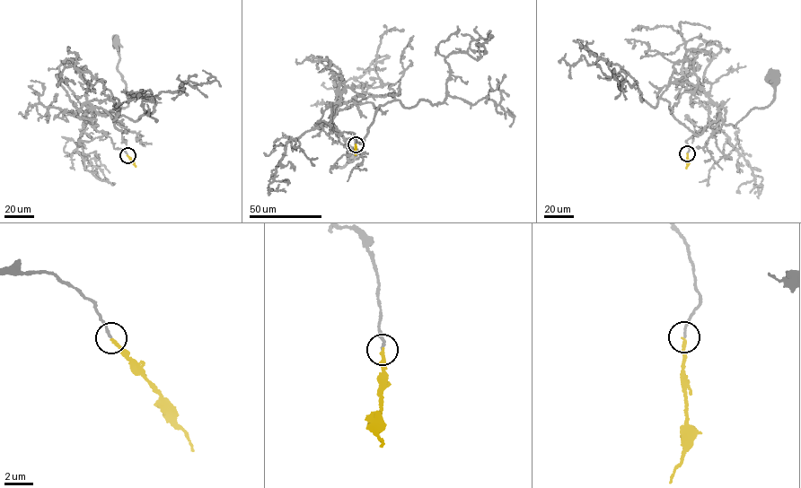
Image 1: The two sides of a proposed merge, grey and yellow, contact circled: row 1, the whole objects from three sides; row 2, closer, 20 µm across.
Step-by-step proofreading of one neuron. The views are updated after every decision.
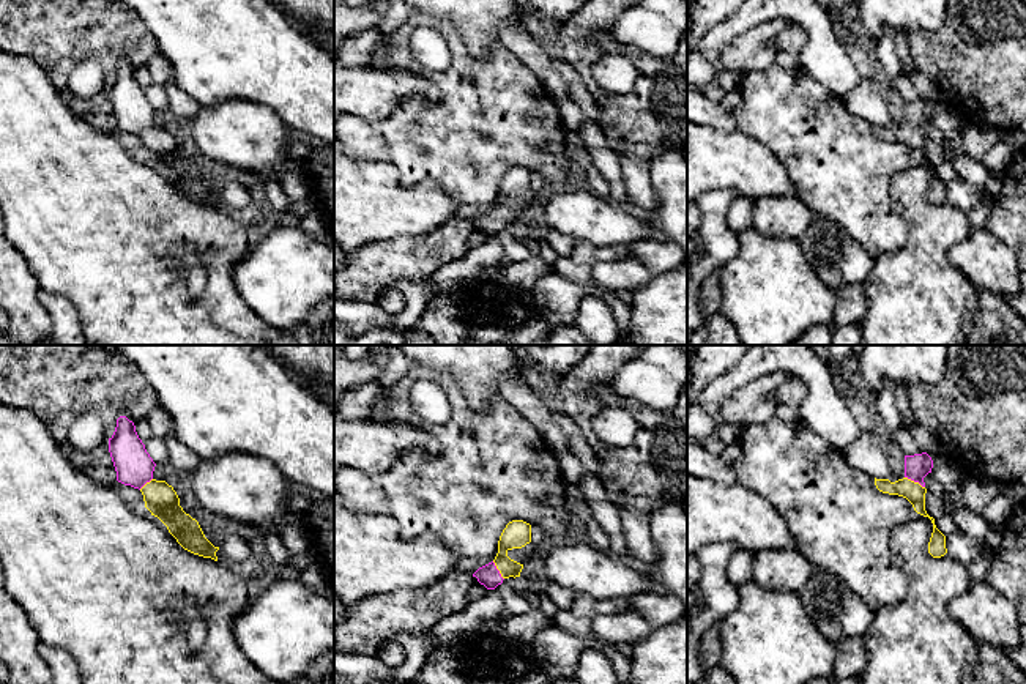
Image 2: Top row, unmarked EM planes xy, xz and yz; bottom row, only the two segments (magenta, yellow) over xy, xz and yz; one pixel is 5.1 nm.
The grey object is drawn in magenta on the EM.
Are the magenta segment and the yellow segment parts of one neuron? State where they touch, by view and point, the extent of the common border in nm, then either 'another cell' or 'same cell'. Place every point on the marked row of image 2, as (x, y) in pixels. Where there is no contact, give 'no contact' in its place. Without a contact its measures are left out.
yz (914, 481) | 120 nm | same cell

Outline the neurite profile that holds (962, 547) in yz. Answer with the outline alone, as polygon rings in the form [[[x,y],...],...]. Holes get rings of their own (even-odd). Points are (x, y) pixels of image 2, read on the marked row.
[[[958,531],[955,534],[946,536],[947,556],[963,566],[971,566],[980,555],[982,544],[979,544],[969,534]]]

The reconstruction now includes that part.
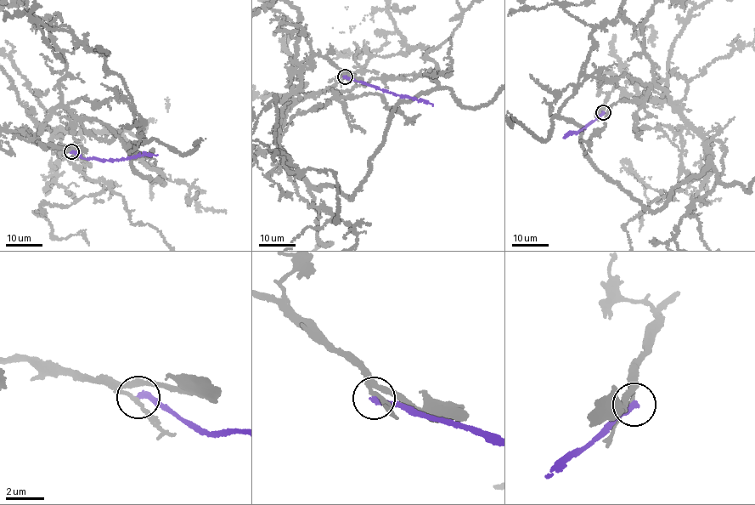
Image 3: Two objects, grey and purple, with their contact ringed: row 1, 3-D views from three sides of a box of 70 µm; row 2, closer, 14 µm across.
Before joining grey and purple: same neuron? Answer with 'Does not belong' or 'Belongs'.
Does not belong

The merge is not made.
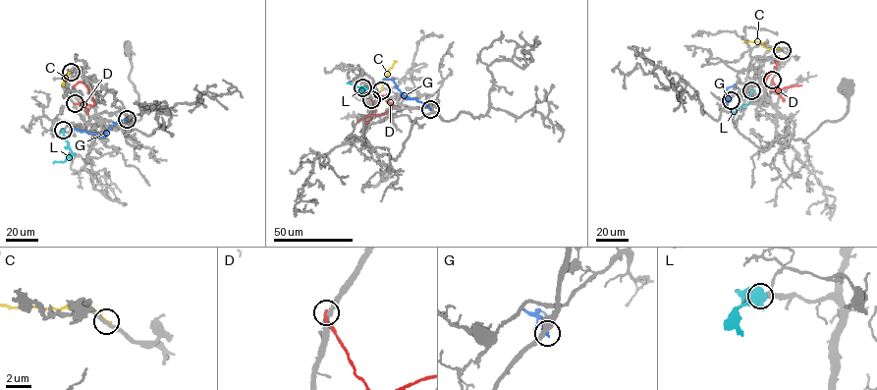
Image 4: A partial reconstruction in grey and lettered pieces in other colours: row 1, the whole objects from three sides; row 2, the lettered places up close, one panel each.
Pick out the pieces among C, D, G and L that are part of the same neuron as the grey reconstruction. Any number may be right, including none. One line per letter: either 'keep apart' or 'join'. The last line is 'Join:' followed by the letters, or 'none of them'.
C: keep apart
D: keep apart
G: keep apart
L: join
Join: L

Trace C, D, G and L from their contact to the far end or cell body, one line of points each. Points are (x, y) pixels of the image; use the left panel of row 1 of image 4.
C: (71, 72), (66, 79), (63, 78), (64, 85)
D: (74, 103), (84, 107), (95, 102), (84, 83), (78, 83), (73, 86)
G: (127, 119), (118, 121), (104, 136), (74, 130)
L: (63, 130), (72, 154), (63, 162), (53, 163)

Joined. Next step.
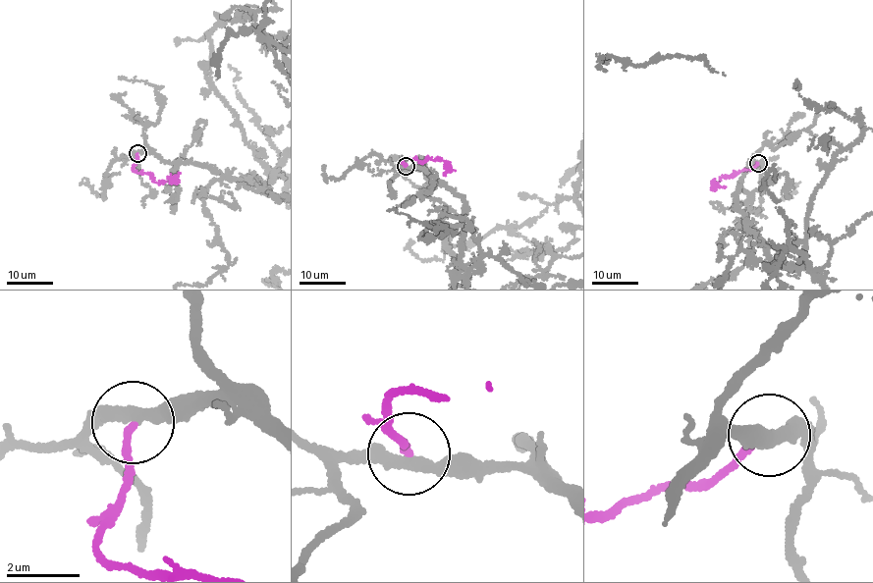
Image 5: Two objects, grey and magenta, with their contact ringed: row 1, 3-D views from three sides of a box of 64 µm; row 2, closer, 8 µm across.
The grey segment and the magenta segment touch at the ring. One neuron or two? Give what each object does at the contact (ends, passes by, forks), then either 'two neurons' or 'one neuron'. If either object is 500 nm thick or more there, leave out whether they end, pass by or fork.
grey passes by; magenta ends; one neuron

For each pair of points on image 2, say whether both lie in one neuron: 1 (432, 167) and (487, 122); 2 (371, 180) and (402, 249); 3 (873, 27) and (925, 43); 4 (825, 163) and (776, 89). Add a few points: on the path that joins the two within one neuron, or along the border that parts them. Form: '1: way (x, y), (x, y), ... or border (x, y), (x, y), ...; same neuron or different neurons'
1: way (446, 153), (473, 133); same neuron
2: border (434, 230), (424, 235), (397, 235), (361, 246); different neurons
3: border (943, 26), (935, 32), (911, 30), (907, 35); different neurons
4: way (815, 144), (804, 133), (804, 126), (785, 107); same neuron

